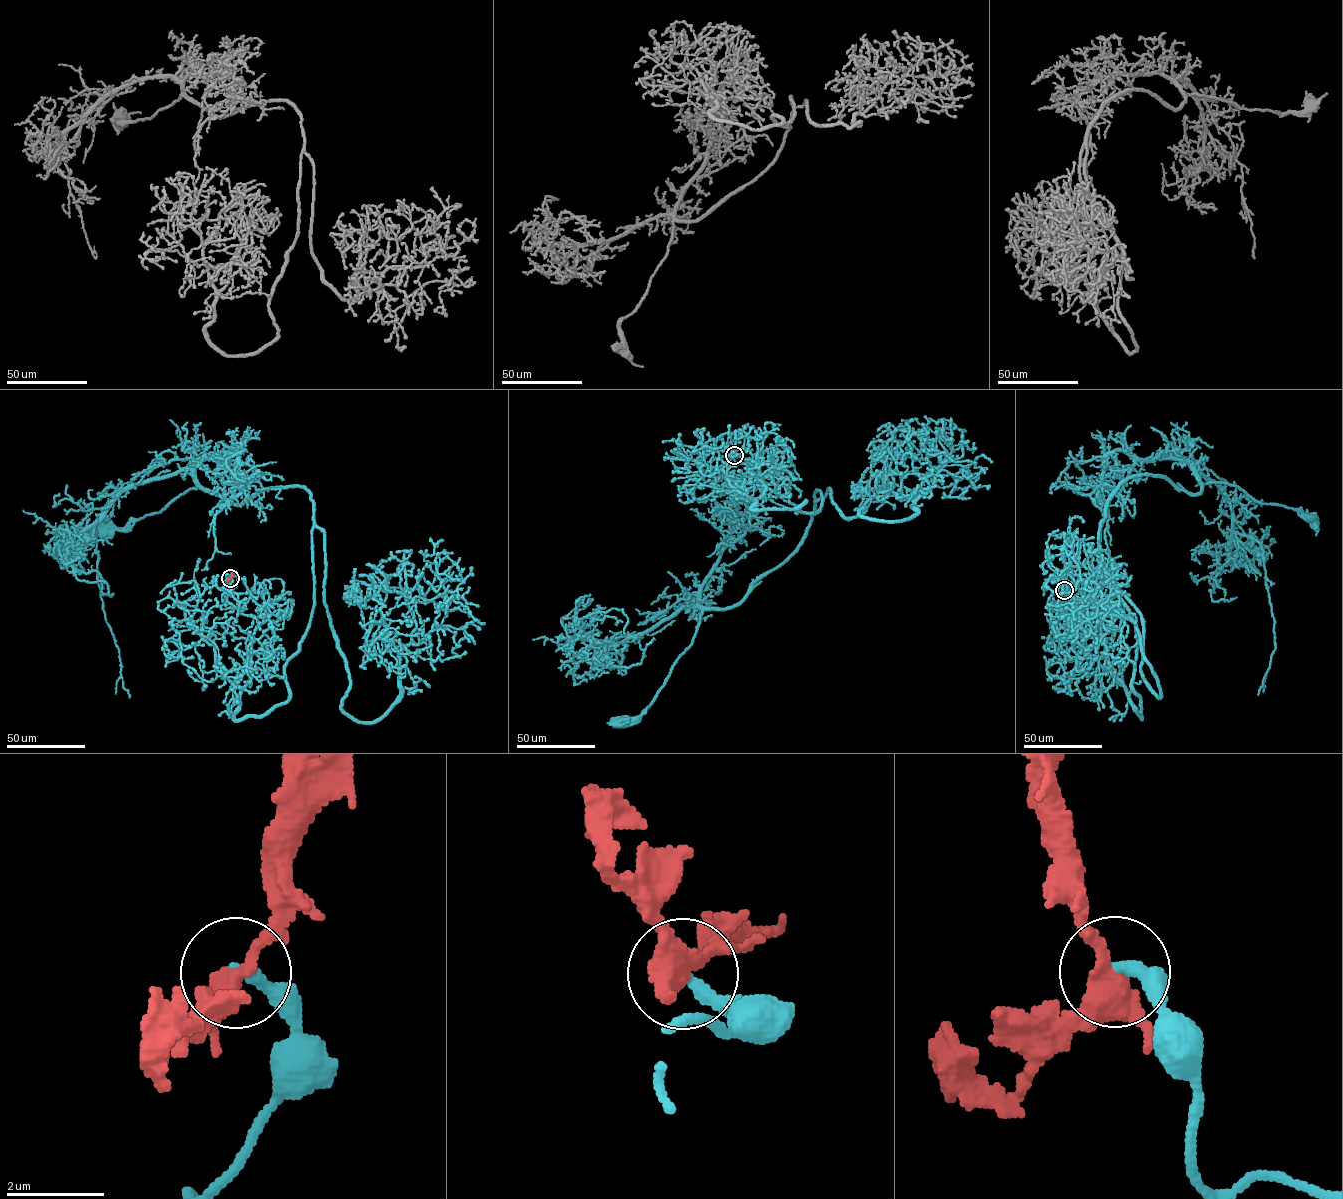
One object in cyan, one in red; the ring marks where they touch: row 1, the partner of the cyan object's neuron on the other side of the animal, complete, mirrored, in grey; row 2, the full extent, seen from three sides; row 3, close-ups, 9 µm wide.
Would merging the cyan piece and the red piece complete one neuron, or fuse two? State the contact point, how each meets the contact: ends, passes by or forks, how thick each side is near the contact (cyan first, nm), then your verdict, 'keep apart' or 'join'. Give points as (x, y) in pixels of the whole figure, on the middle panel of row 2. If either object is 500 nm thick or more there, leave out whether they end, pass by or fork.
place (734, 455); cyan ends; red forks; calibres 260 and 360 nm; keep apart

